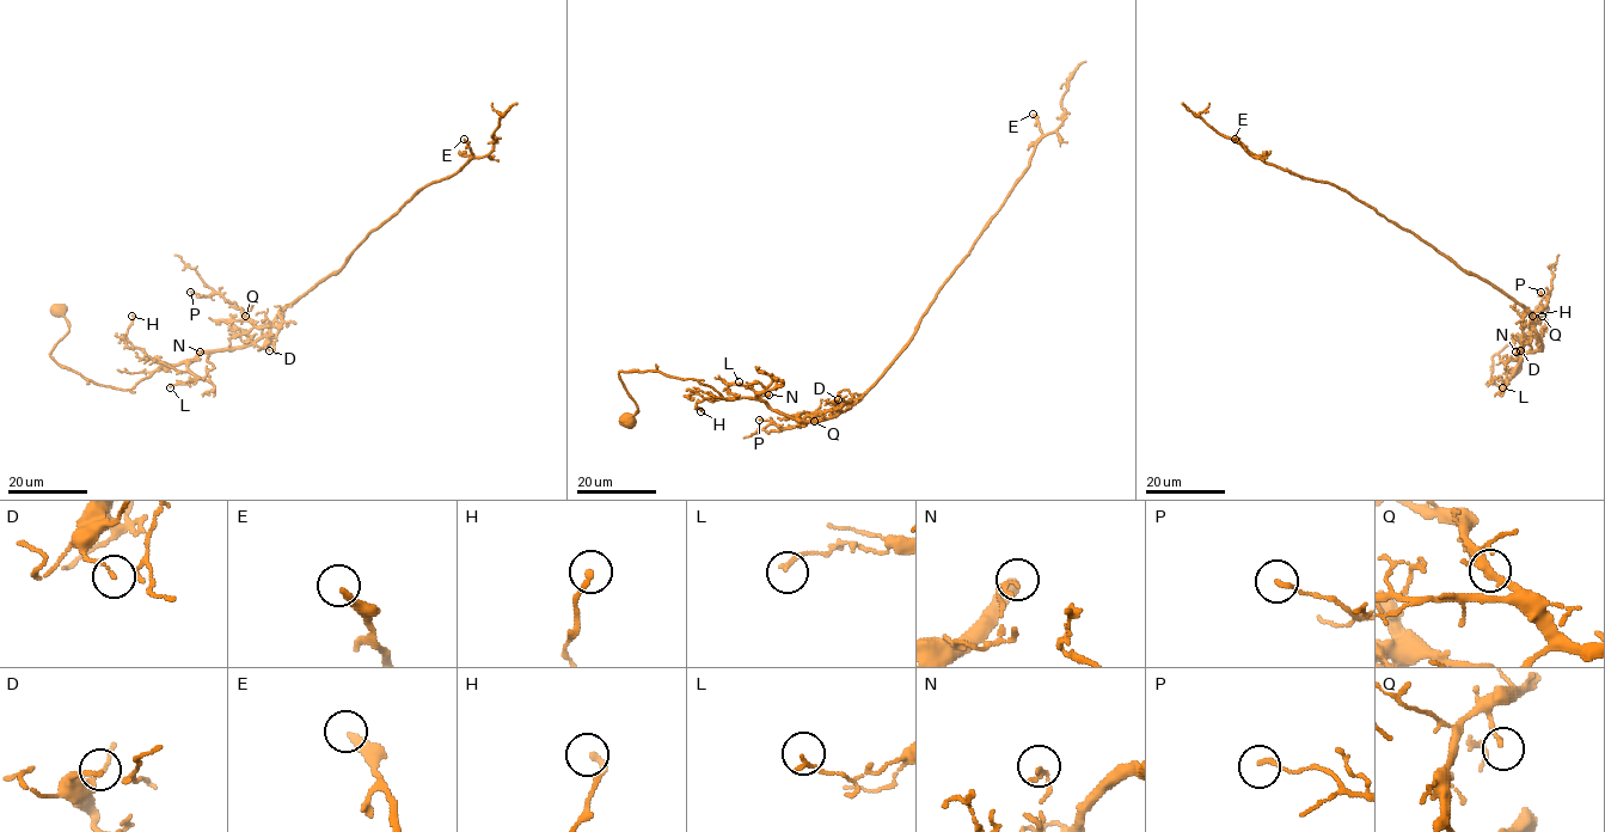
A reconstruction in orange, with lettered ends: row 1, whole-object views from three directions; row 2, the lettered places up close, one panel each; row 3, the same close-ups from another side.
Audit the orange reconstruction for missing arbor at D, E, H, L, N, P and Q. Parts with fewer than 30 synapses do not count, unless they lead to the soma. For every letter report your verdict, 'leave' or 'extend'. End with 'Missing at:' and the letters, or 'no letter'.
D: leave
E: extend
H: leave
L: leave
N: leave
P: leave
Q: leave
Missing at: E

